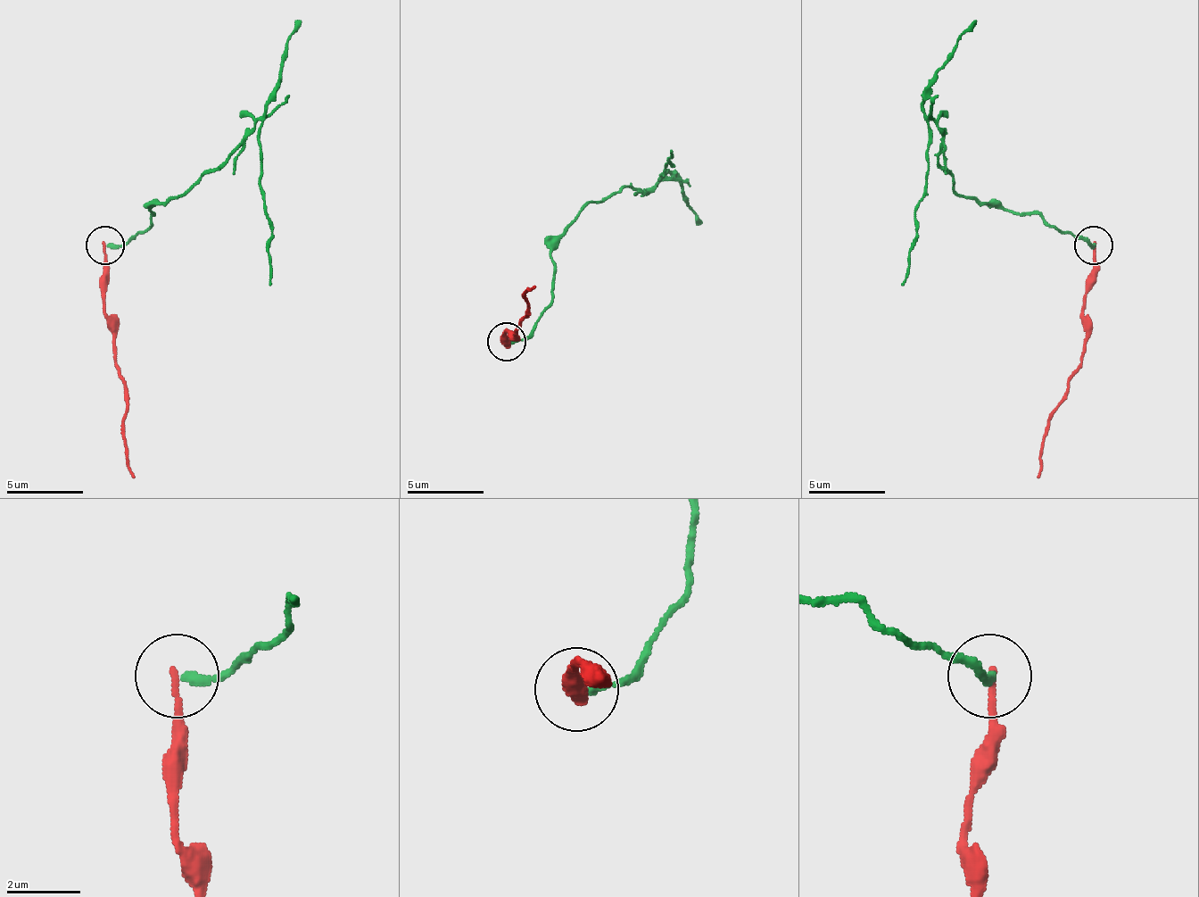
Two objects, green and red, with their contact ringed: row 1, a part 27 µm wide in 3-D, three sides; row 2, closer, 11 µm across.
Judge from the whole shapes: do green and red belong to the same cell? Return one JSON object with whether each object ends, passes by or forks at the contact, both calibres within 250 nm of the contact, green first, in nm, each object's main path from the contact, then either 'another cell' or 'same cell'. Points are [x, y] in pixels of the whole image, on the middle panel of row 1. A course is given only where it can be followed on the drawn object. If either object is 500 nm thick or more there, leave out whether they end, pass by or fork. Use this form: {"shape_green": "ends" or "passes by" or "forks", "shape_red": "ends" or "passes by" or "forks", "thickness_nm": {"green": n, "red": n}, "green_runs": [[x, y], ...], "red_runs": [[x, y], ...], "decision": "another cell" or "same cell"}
{"shape_green": "ends", "shape_red": "ends", "thickness_nm": {"green": 220, "red": 180}, "green_runs": [[508, 341], [524, 336], [551, 303], [551, 253], [578, 214], [624, 187], [647, 191], [673, 164], [670, 149]], "red_runs": [[505, 341], [505, 333], [516, 329], [524, 318], [524, 298], [528, 291], [535, 287]], "decision": "another cell"}

